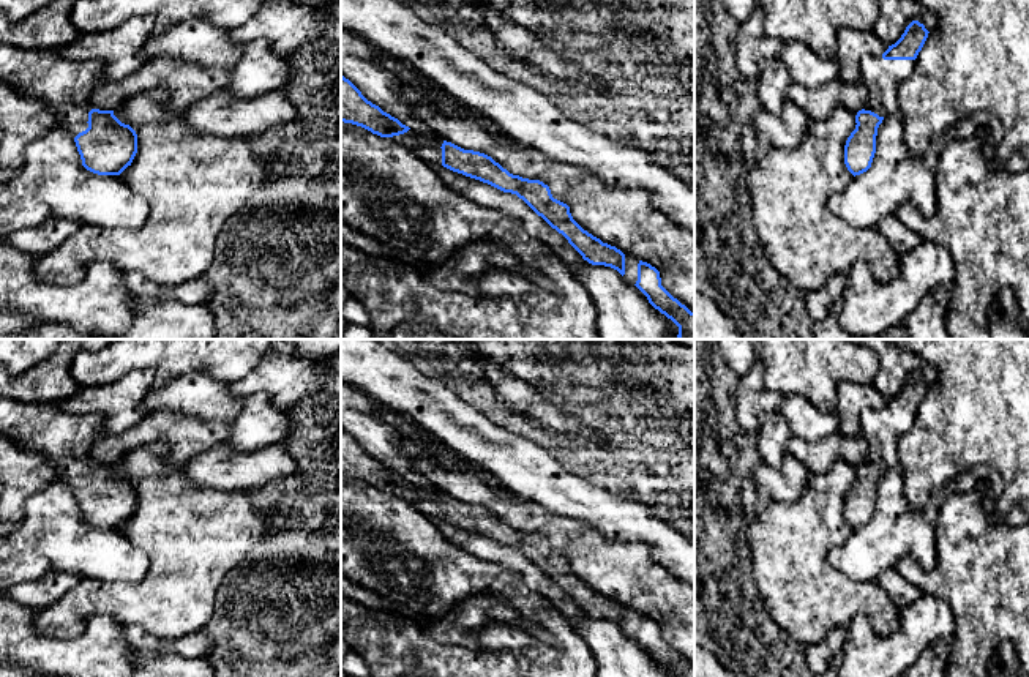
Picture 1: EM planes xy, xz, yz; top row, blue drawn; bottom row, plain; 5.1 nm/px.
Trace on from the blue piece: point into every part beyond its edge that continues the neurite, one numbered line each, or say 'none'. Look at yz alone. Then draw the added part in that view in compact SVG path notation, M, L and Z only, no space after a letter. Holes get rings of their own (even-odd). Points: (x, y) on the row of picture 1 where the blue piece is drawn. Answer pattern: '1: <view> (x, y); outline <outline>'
1: yz (881, 78); outline M865 55L860 62L860 82L868 92L863 109L879 117L896 115L896 87L911 76L914 65L914 60L884 60L882 55Z

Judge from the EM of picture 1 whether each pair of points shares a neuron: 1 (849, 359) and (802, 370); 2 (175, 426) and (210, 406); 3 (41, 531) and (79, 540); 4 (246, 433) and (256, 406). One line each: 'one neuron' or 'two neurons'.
1: one neuron
2: two neurons
3: one neuron
4: one neuron

